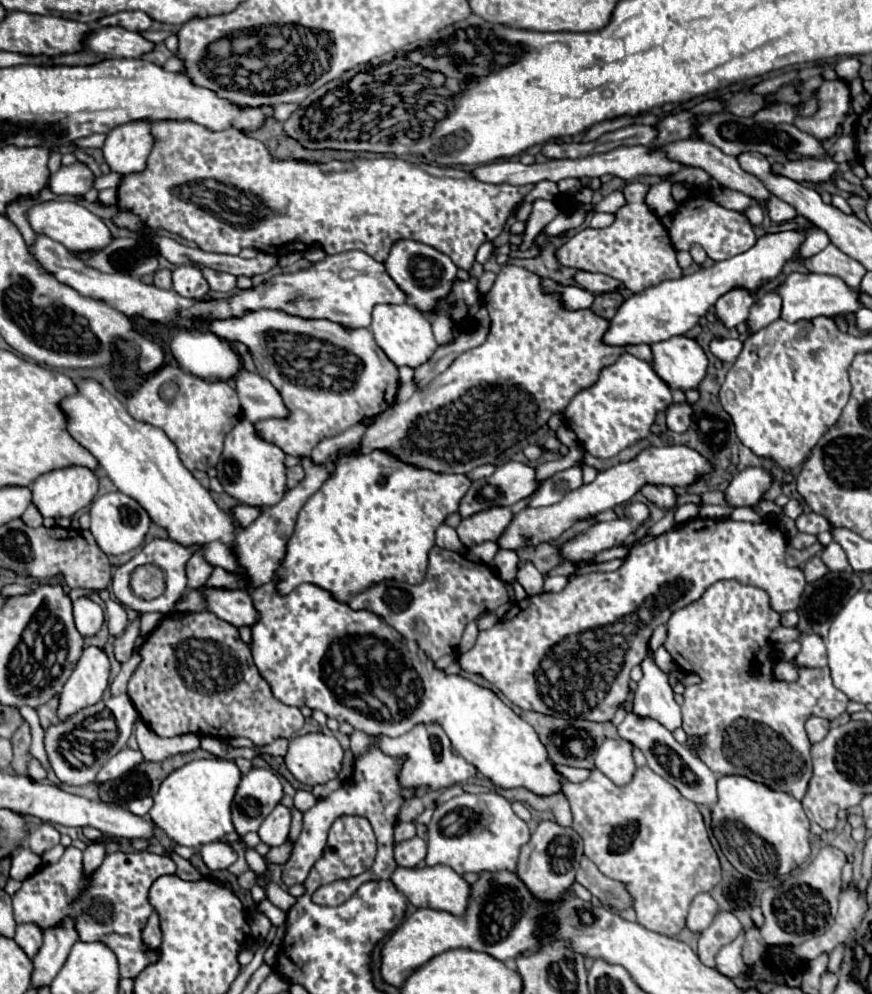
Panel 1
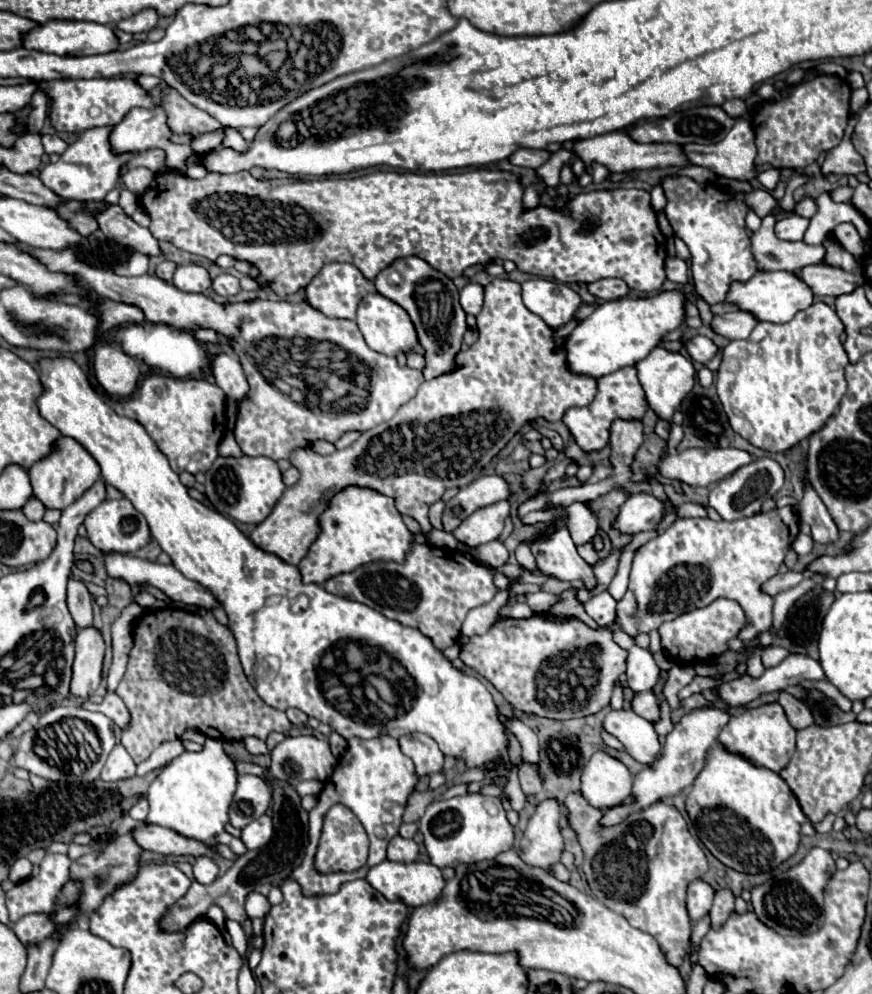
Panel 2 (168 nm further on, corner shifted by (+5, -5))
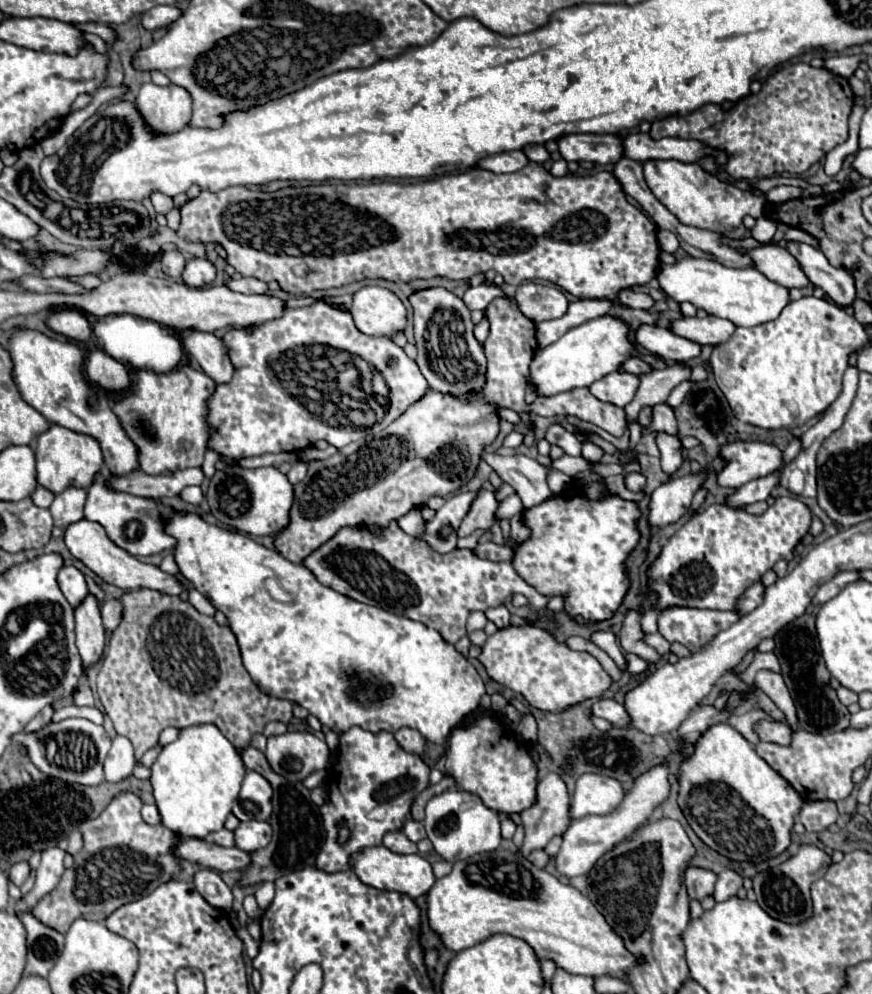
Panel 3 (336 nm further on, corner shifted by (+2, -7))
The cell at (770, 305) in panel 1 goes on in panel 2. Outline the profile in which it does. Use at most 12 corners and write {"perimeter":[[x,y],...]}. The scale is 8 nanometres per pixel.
{"perimeter":[[748,311],[714,315],[712,329],[726,339],[748,339],[758,319]]}

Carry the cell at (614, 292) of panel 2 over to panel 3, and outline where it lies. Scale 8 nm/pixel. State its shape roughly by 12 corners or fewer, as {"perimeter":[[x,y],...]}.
{"perimeter":[[627,291],[619,293],[623,305],[631,309],[651,309],[649,295]]}

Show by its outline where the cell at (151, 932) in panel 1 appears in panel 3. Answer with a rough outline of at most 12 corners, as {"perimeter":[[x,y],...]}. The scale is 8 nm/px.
{"perimeter":[[247,747],[245,767],[267,777],[273,839],[251,853],[241,885],[313,865],[327,837],[319,807]]}

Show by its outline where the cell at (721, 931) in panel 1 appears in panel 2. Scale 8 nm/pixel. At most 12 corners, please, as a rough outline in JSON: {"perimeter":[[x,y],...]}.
{"perimeter":[[722,889],[710,909],[710,927],[722,927],[734,911],[732,891]]}

